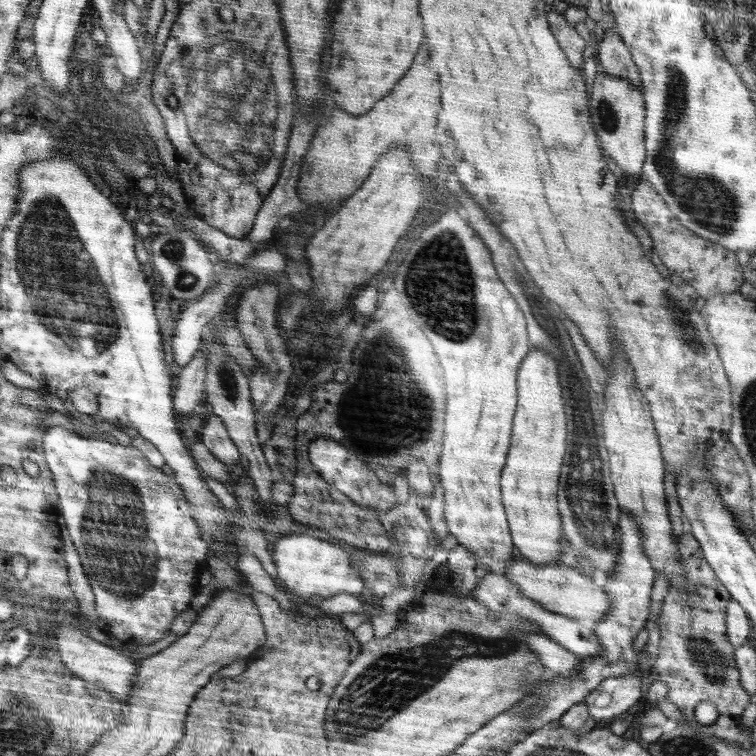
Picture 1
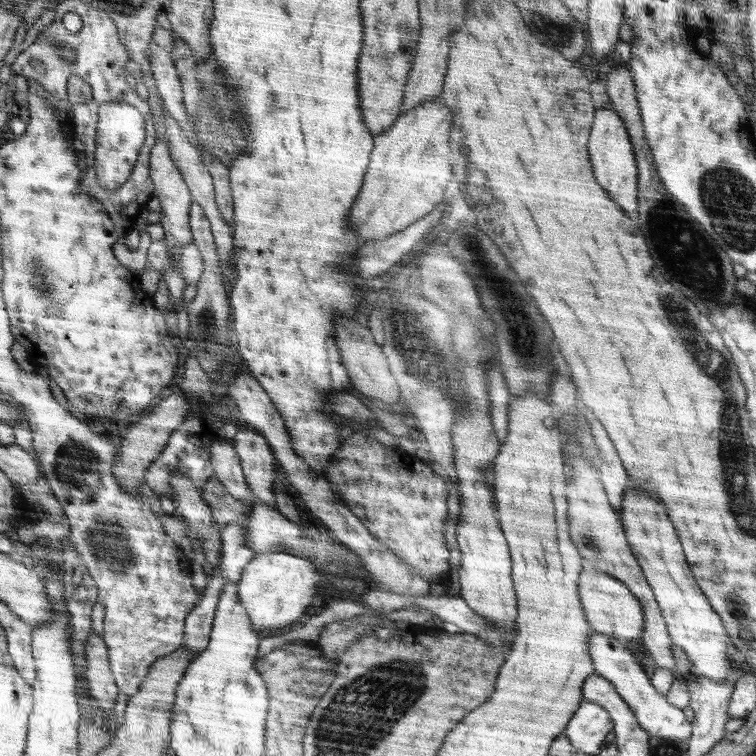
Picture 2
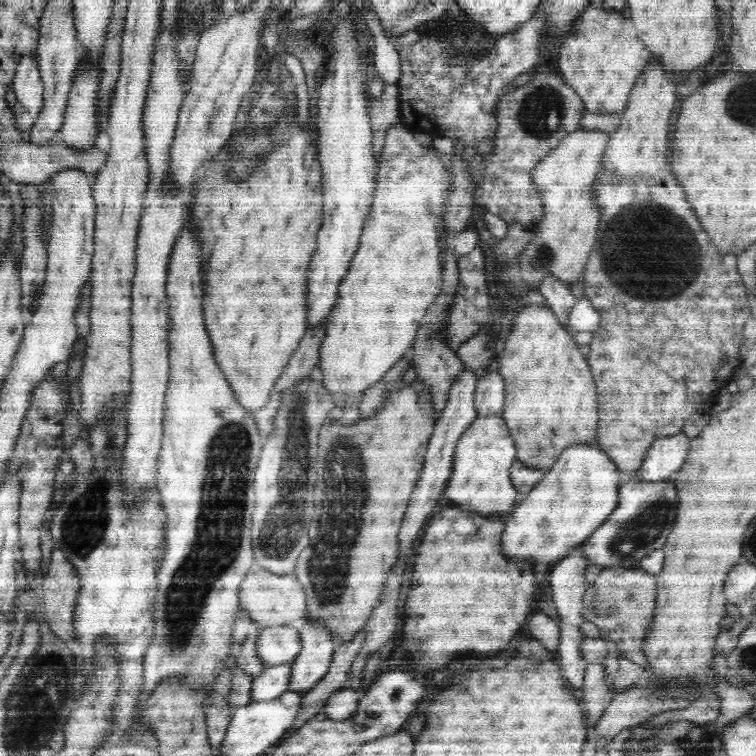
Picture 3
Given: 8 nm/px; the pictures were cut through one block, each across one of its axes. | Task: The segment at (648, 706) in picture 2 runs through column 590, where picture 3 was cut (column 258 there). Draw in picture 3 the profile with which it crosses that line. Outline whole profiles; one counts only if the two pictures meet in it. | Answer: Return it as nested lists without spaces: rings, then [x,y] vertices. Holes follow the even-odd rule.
[[[270,626],[258,636],[257,652],[265,668],[291,663],[301,651],[300,632],[291,626]]]

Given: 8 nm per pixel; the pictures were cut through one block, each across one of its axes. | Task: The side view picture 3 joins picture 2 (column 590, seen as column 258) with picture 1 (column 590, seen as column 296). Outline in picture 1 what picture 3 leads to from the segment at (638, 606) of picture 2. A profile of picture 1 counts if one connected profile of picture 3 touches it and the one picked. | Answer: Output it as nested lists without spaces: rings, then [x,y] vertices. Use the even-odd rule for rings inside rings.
[[[518,557],[510,564],[510,568],[506,568],[503,576],[512,581],[514,585],[518,585],[522,595],[538,602],[544,609],[552,613],[568,615],[572,619],[589,618],[596,623],[613,610],[613,602],[610,601],[609,593],[603,588],[599,588],[593,582],[593,578],[574,567],[564,564],[536,567],[534,563]]]

